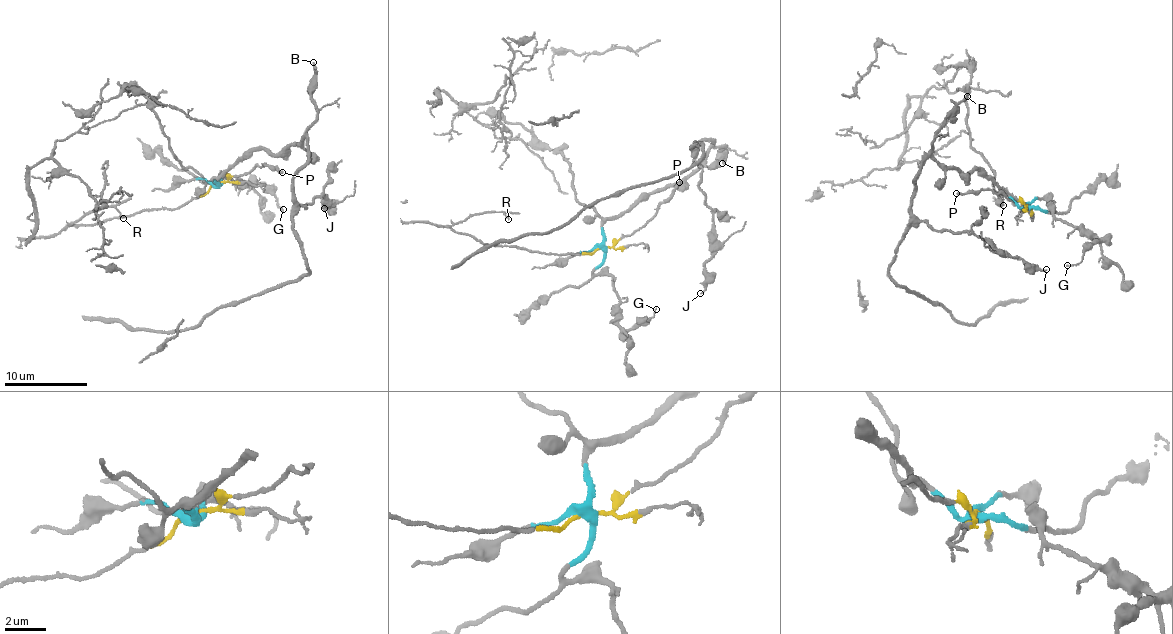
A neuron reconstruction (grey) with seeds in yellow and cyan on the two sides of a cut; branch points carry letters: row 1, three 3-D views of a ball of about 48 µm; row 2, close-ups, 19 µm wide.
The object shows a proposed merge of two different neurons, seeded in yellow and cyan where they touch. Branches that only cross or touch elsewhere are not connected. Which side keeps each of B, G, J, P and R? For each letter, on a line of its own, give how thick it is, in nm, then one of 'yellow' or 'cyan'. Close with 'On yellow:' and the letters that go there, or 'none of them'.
B: calibre 200 nm; cyan
G: calibre 110 nm; cyan
J: calibre 150 nm; cyan
P: calibre 200 nm; yellow
R: calibre 90 nm; yellow
On yellow: P, R

